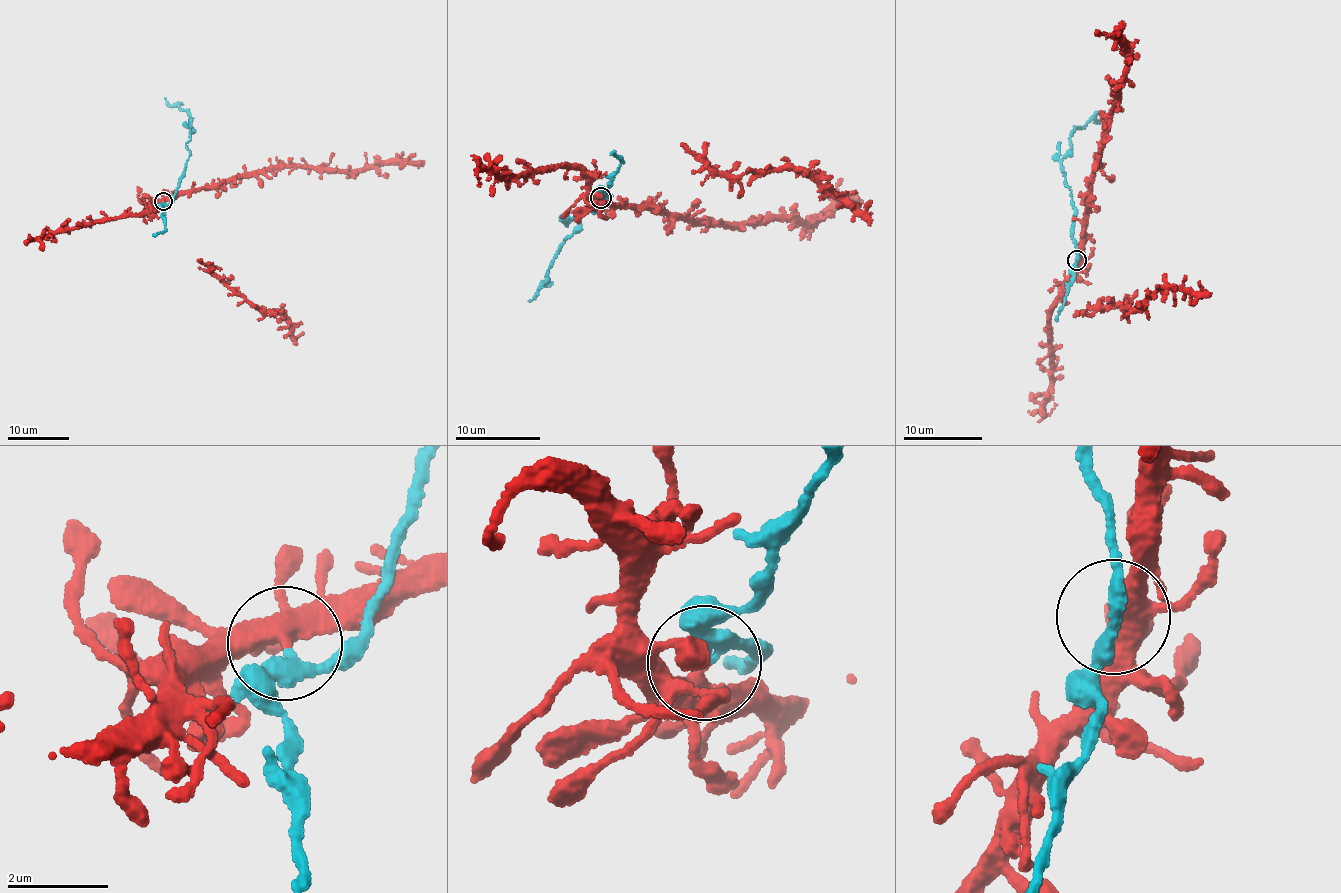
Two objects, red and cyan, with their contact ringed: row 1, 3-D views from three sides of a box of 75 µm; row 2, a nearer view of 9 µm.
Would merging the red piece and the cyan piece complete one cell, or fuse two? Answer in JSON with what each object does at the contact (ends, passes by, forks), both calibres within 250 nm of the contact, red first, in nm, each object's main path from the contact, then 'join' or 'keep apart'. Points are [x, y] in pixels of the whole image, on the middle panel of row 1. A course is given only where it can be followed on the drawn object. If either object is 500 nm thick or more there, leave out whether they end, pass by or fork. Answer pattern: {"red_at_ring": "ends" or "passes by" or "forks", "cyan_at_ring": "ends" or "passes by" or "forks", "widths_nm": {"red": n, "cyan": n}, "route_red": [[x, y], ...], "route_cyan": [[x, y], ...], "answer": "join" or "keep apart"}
{"red_at_ring": "forks", "cyan_at_ring": "passes by", "widths_nm": {"red": 280, "cyan": 260}, "route_red": [[601, 197], [612, 204], [658, 207], [719, 223], [760, 225], [775, 219], [815, 222], [848, 200], [858, 204]], "route_cyan": [[601, 197], [609, 195], [600, 210], [579, 217], [578, 226], [564, 242], [548, 270], [547, 282], [528, 301]], "answer": "keep apart"}

